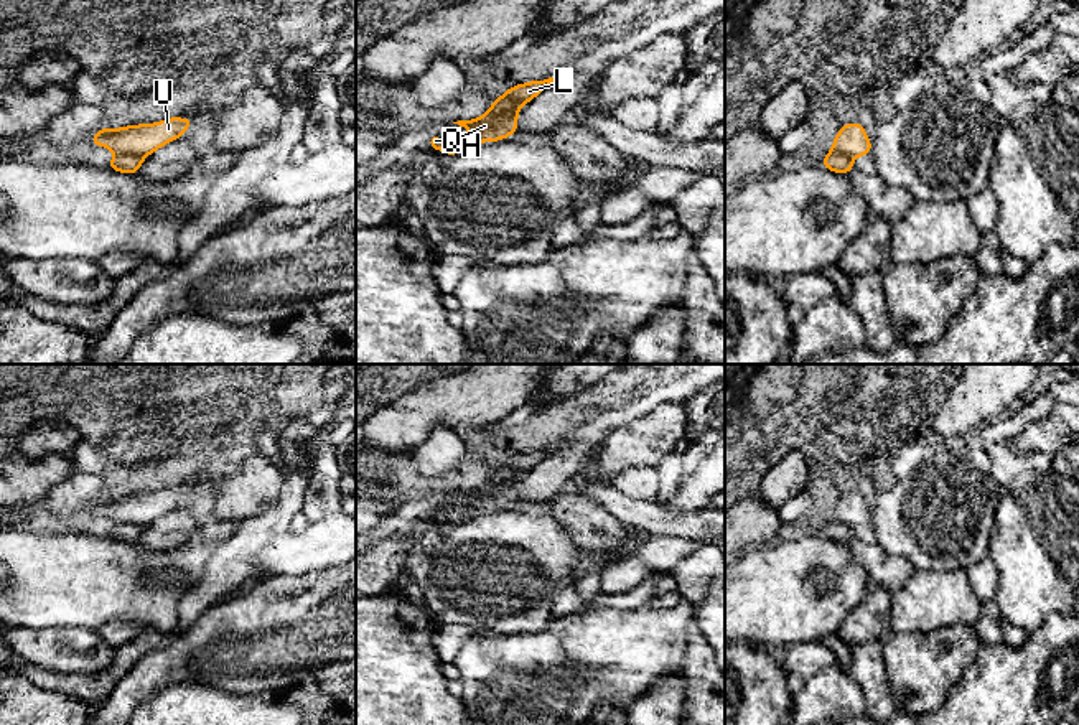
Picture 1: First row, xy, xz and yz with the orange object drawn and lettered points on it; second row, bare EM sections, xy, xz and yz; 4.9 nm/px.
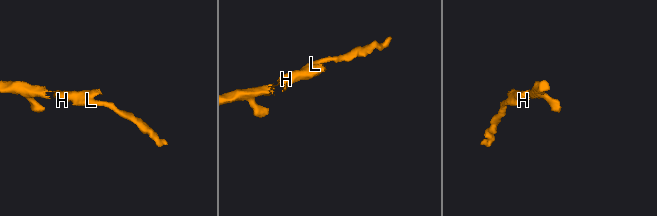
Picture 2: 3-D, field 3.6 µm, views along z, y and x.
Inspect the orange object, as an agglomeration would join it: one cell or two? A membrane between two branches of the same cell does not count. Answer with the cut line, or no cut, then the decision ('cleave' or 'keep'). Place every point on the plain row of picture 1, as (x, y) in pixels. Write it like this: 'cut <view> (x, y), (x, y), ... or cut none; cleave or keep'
cut xz (521, 473), (503, 480), (491, 478); cleave

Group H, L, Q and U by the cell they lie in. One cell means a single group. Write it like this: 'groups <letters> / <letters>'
groups H Q U / L

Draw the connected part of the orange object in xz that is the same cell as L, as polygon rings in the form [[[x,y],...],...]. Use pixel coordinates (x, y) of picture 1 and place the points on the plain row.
[[[549,447],[544,450],[529,450],[524,453],[512,455],[501,466],[493,468],[491,478],[496,481],[504,481],[521,476],[537,466],[555,448],[557,447]]]

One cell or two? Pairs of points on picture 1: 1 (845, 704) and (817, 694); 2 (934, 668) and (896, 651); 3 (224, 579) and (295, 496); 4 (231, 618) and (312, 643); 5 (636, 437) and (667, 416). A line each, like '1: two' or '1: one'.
1: one
2: one
3: one
4: one
5: one

